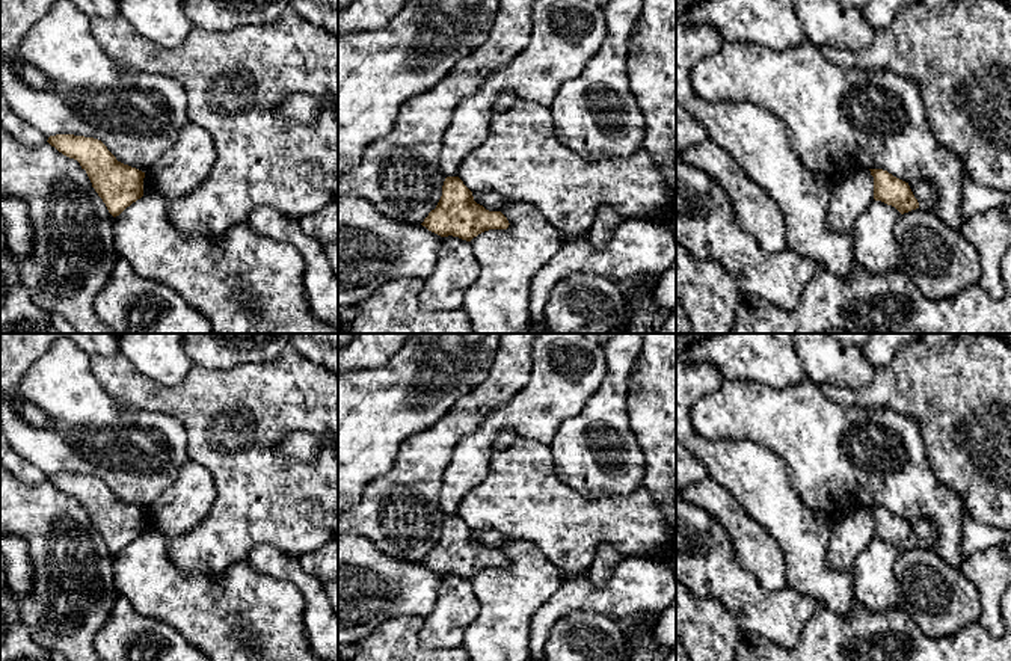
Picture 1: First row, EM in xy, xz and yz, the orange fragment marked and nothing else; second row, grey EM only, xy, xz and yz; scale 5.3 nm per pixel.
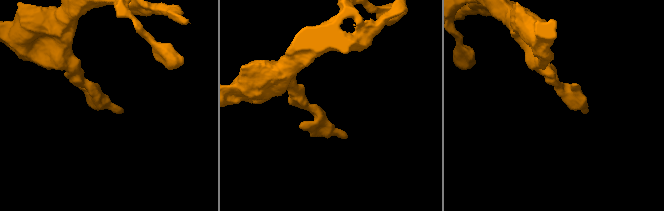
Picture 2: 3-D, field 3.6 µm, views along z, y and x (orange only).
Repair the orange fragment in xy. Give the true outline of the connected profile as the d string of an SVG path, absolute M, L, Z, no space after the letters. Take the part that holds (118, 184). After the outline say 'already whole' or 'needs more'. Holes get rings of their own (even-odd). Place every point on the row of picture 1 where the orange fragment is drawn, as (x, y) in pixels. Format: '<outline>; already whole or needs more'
M56 134L50 136L47 142L80 163L113 217L143 196L145 172L118 161L101 140Z; already whole

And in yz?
M869 169L874 177L874 199L895 207L901 214L919 208L908 183L883 169Z; already whole

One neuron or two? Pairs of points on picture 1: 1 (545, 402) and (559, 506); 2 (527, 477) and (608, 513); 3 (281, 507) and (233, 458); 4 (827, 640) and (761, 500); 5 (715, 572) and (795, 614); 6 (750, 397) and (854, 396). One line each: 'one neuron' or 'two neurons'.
1: two neurons
2: one neuron
3: one neuron
4: two neurons
5: one neuron
6: two neurons

